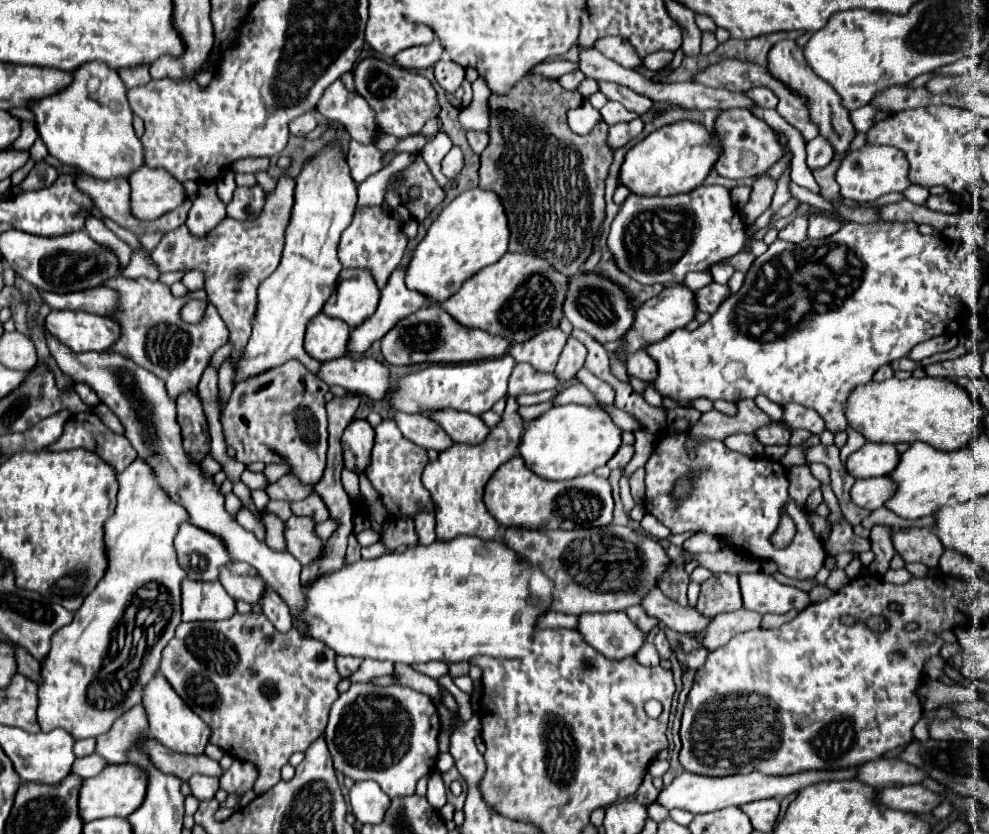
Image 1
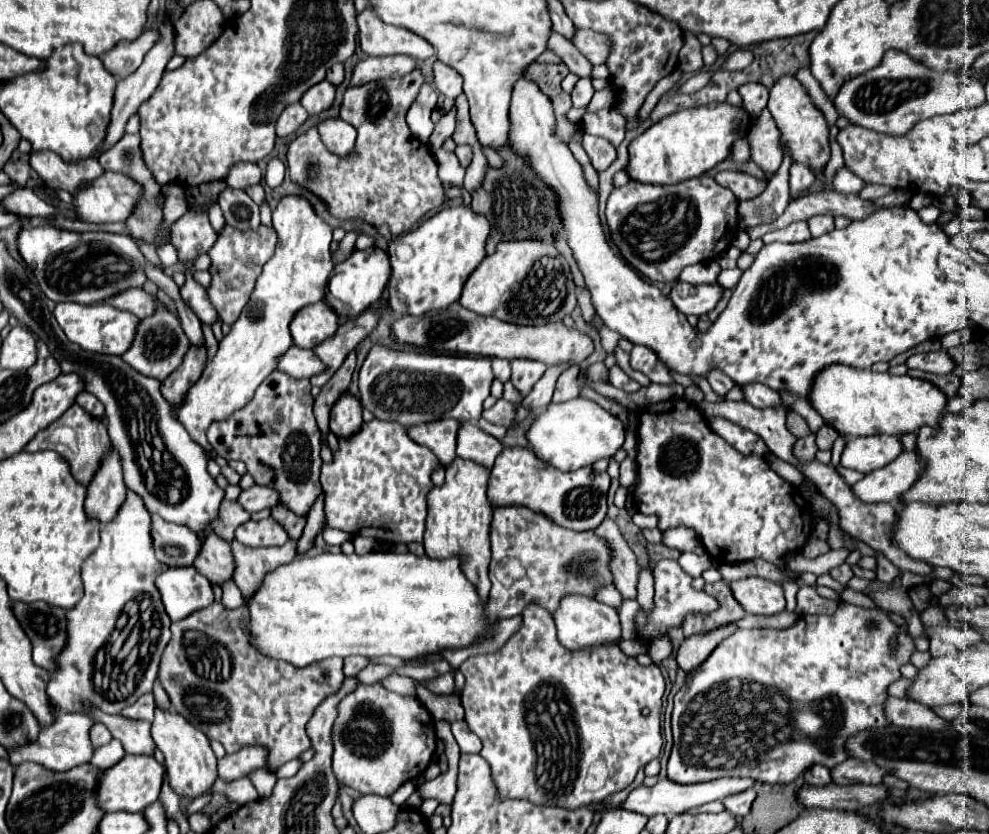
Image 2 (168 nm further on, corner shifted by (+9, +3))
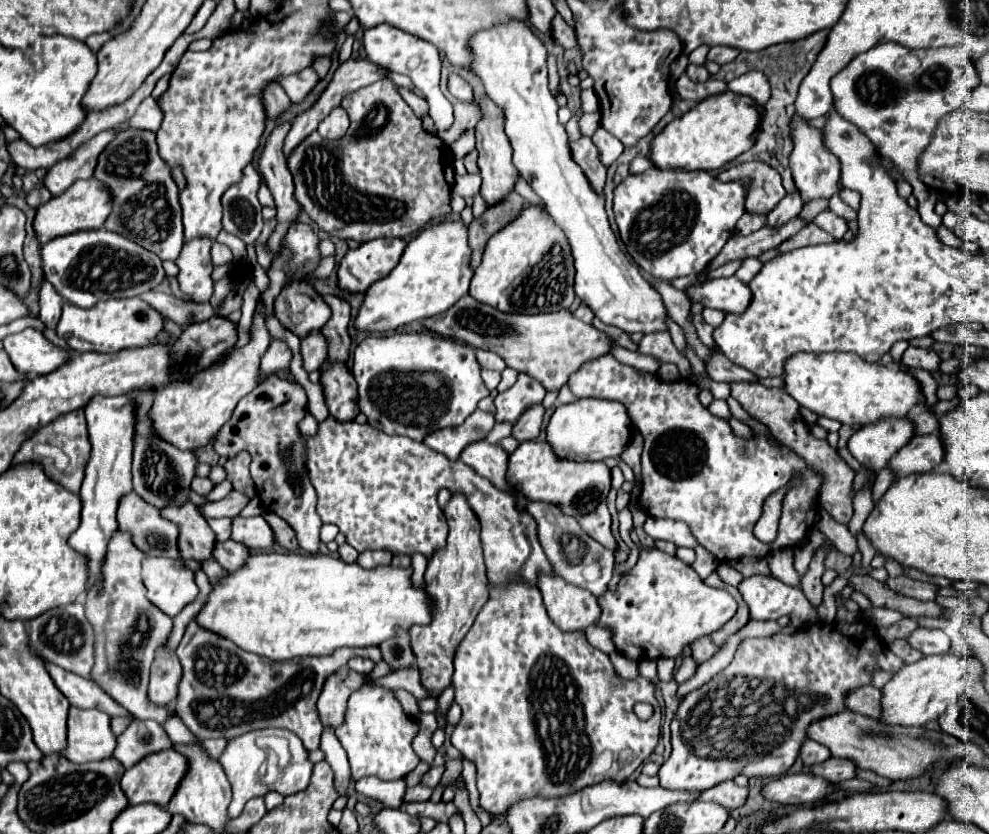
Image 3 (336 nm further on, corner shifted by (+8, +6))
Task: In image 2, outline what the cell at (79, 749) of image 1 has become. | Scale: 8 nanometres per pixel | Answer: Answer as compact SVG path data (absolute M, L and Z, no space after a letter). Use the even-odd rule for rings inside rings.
M94 723L94 727L92 727L92 743L96 747L102 747L102 745L106 745L110 741L112 741L112 733L108 731L108 727L100 725L100 723Z

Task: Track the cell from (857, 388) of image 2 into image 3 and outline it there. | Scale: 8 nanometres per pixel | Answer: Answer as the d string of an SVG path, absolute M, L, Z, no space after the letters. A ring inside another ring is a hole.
M795 354L785 364L785 390L817 416L833 418L849 426L875 424L881 418L905 418L913 406L921 404L919 382L895 366L867 364L857 354Z

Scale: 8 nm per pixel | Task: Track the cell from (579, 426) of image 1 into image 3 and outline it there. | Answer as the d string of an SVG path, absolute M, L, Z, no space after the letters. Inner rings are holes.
M581 398L577 402L555 408L547 424L547 442L559 458L573 462L619 458L631 442L631 420L625 406L619 402Z

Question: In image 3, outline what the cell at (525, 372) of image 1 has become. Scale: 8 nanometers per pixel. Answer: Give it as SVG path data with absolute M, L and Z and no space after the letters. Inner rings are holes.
M477 350L477 360L483 368L489 368L489 370L497 370L497 372L503 372L505 370L505 362L503 358L499 358L497 354L493 352L487 352L487 350Z

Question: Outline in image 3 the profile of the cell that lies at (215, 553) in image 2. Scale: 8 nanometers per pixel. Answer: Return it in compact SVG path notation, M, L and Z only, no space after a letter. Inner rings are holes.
M187 502L181 508L161 510L165 518L175 522L179 528L179 550L183 560L209 560L213 558L213 546L217 542L215 532L209 528L205 516L193 502Z

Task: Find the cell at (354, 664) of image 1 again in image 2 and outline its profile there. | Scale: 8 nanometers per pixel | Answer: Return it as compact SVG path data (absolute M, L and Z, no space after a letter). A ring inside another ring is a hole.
M346 657L344 659L344 675L346 677L354 677L358 675L370 661L366 657Z

